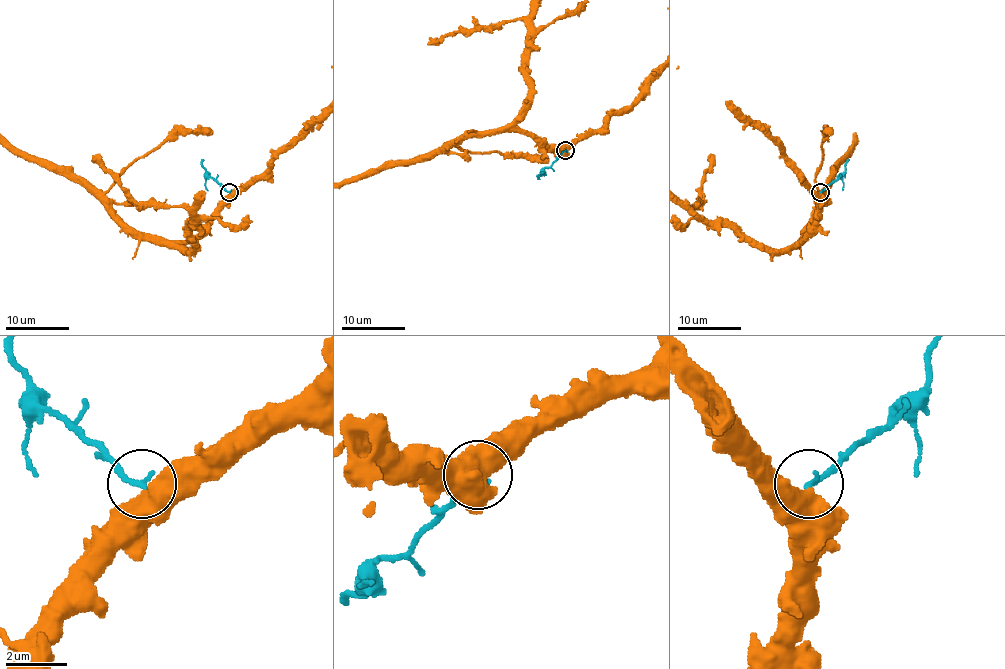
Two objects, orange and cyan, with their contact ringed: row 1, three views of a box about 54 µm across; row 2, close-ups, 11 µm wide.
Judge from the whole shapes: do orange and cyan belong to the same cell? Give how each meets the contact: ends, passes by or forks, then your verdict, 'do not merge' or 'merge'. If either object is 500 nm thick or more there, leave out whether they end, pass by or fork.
do not merge

